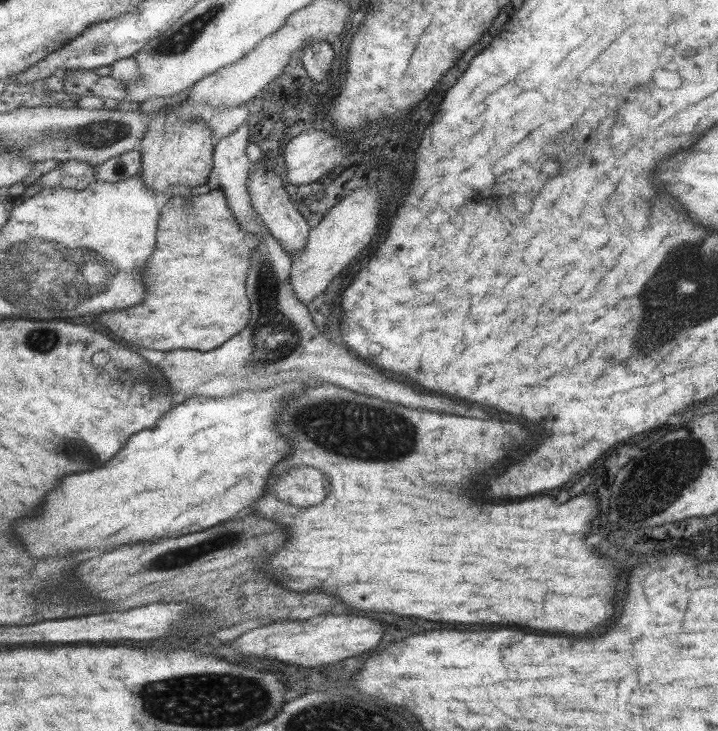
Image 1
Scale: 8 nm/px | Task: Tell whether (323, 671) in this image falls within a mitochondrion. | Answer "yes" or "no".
no

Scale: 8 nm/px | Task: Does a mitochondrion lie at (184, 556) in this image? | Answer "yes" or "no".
yes

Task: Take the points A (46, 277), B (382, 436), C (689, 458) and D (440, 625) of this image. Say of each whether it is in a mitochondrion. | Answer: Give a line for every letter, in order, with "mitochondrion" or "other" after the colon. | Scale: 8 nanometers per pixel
A: mitochondrion
B: mitochondrion
C: mitochondrion
D: other

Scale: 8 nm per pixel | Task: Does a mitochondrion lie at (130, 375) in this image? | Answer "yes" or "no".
yes

